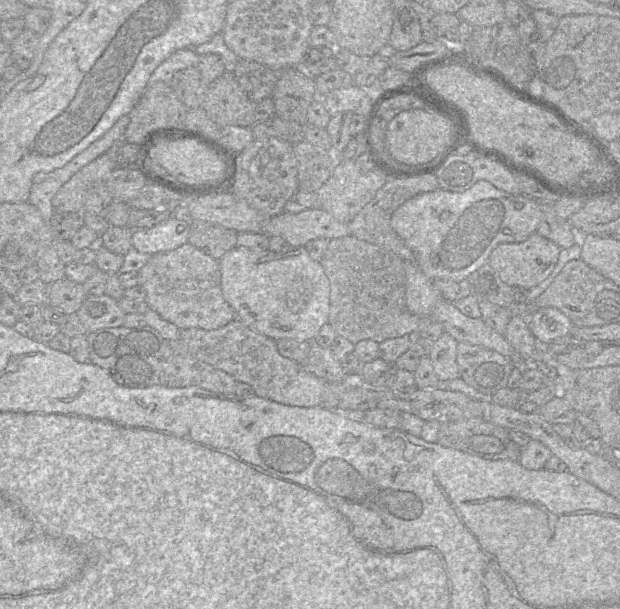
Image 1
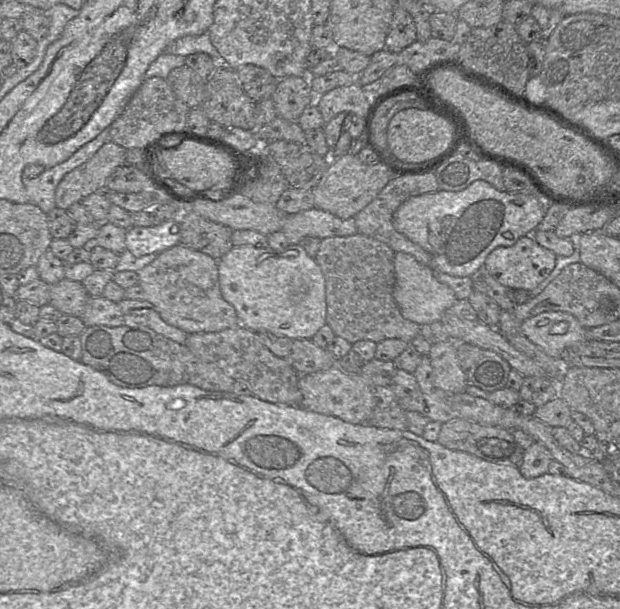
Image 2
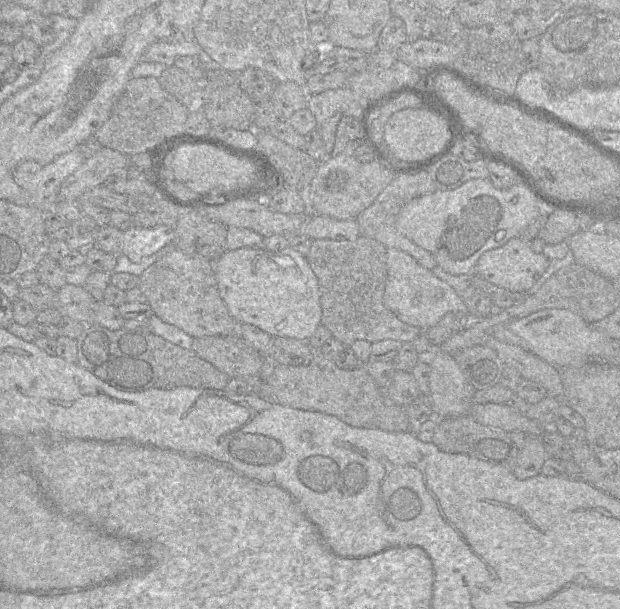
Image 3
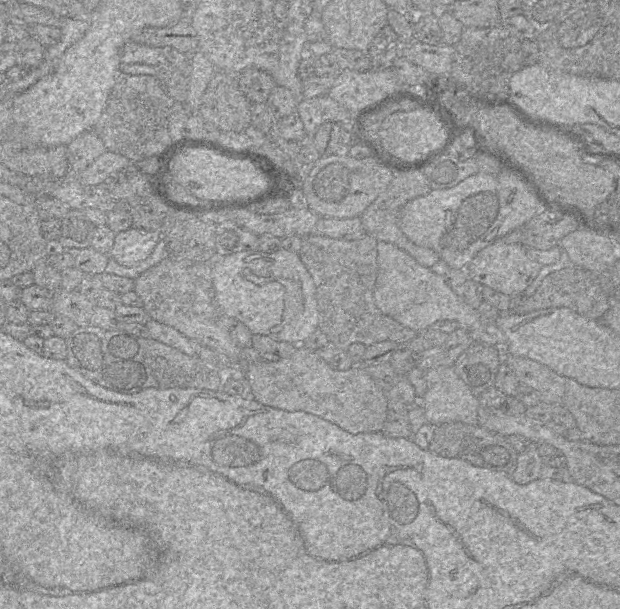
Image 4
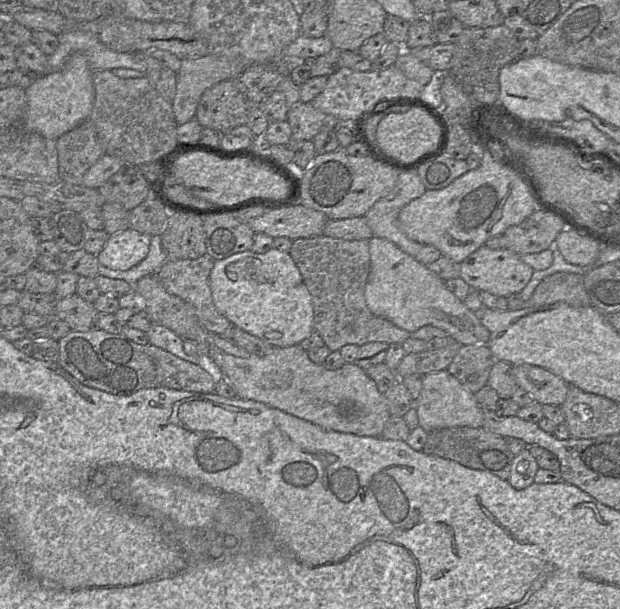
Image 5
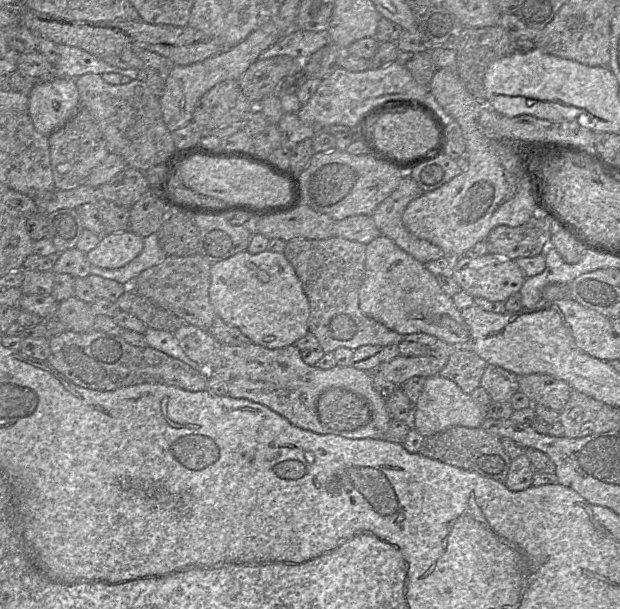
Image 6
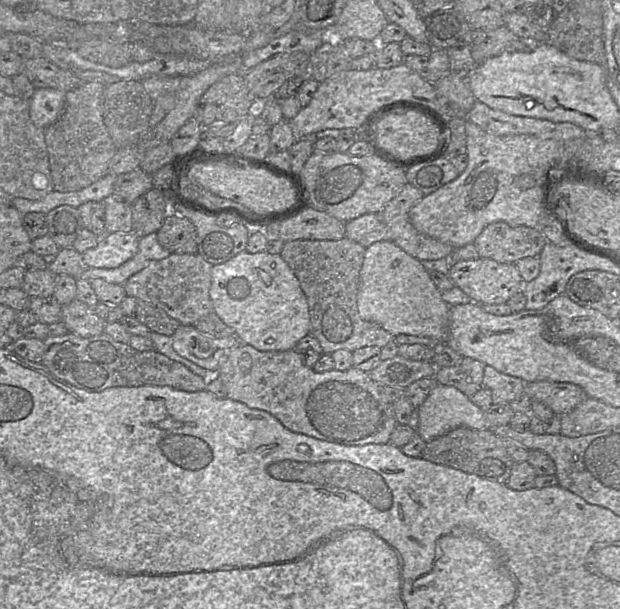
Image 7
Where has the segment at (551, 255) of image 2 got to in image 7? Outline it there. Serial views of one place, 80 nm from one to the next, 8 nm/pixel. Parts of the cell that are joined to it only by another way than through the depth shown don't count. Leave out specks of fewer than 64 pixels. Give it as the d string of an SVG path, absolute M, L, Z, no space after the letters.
M477 258L452 262L449 278L472 302L477 304L503 304L522 290L523 279L513 263L499 263L489 258Z

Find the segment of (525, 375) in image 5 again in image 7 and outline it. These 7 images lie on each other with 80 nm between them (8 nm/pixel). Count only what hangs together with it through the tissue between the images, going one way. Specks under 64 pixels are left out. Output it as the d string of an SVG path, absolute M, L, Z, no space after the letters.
M529 382L525 383L524 393L531 400L537 400L550 407L555 415L572 411L587 397L580 386L569 382Z

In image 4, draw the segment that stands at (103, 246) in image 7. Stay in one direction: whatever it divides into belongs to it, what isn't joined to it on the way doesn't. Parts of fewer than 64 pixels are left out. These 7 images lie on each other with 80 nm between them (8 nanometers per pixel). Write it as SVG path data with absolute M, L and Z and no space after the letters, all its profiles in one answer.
M132 227L116 234L108 256L121 266L134 267L151 255L161 238L162 234L159 232Z

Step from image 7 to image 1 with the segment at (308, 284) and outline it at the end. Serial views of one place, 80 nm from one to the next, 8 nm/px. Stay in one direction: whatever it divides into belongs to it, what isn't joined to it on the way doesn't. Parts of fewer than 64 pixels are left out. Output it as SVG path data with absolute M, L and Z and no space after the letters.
M349 235L330 240L321 265L330 282L329 324L337 336L342 336L355 345L362 340L381 343L417 331L422 318L412 314L407 308L406 262L401 257L380 246Z

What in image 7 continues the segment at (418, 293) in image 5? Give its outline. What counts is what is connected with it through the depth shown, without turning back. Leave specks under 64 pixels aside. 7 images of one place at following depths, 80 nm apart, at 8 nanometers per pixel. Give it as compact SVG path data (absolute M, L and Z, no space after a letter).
M378 241L365 248L357 292L357 309L363 320L380 325L393 336L408 334L428 337L434 342L445 342L450 306L442 299L441 294L422 262L404 252L393 241Z

